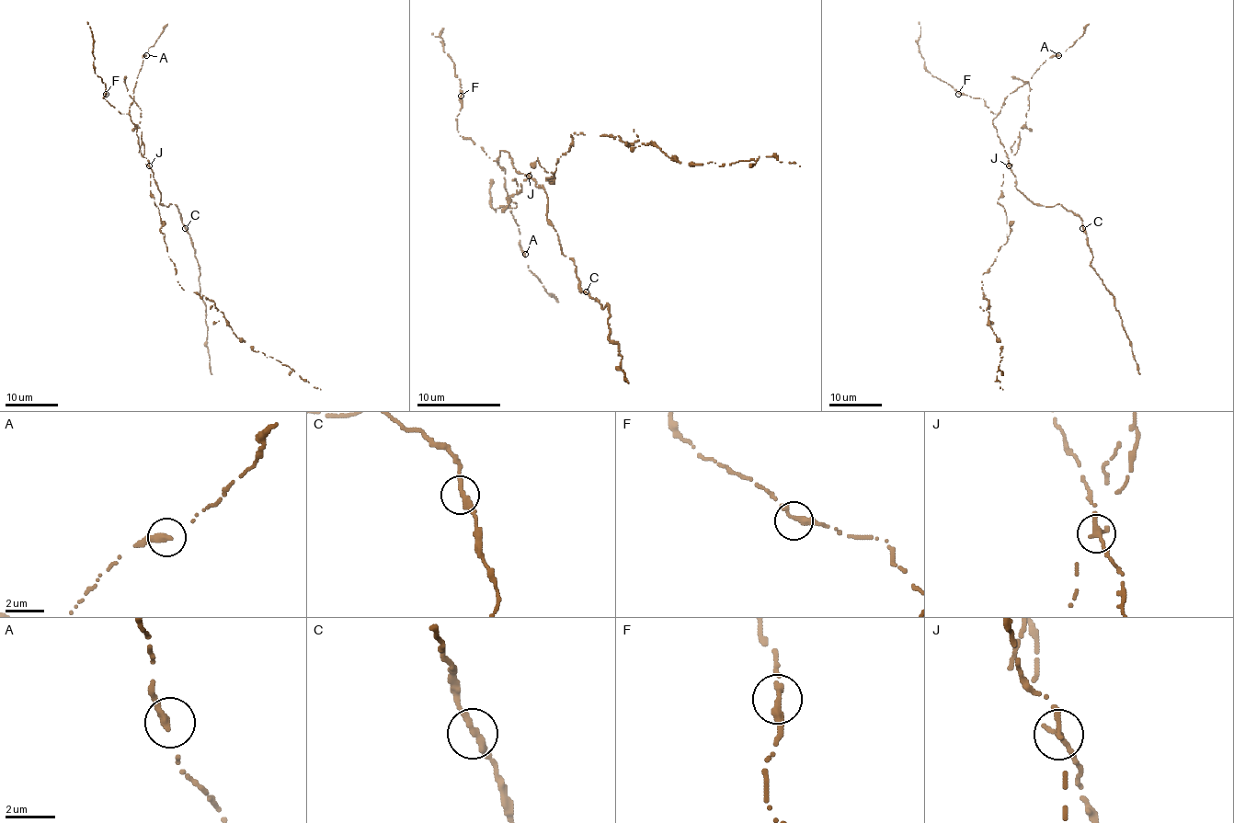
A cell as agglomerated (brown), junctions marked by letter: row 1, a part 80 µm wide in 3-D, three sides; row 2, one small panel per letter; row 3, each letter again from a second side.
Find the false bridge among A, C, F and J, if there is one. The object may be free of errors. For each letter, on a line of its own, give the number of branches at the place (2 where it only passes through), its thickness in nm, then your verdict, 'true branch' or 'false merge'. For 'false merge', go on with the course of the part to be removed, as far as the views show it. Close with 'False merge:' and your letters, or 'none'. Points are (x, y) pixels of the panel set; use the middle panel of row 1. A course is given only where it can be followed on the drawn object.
A: 1 | 360 nm | true branch
C: 2 | 280 nm | true branch
F: 2 | 280 nm | true branch
J: 1 | 380 nm | false merge
False merge: J

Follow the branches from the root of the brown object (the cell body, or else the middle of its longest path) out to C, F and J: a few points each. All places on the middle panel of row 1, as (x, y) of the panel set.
C: (538, 158), (531, 166), (536, 188), (548, 200), (546, 221), (586, 291)
F: (538, 158), (531, 165), (533, 179), (515, 168), (504, 150), (494, 160), (464, 139), (456, 129), (461, 96)
J: (538, 158), (531, 165), (533, 179), (530, 175)

